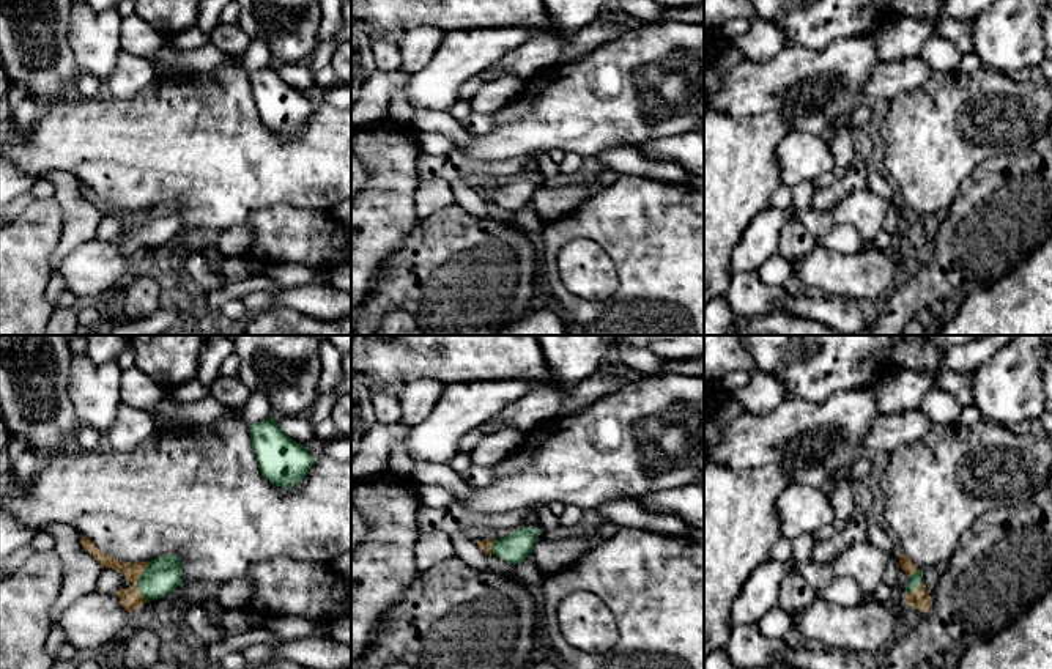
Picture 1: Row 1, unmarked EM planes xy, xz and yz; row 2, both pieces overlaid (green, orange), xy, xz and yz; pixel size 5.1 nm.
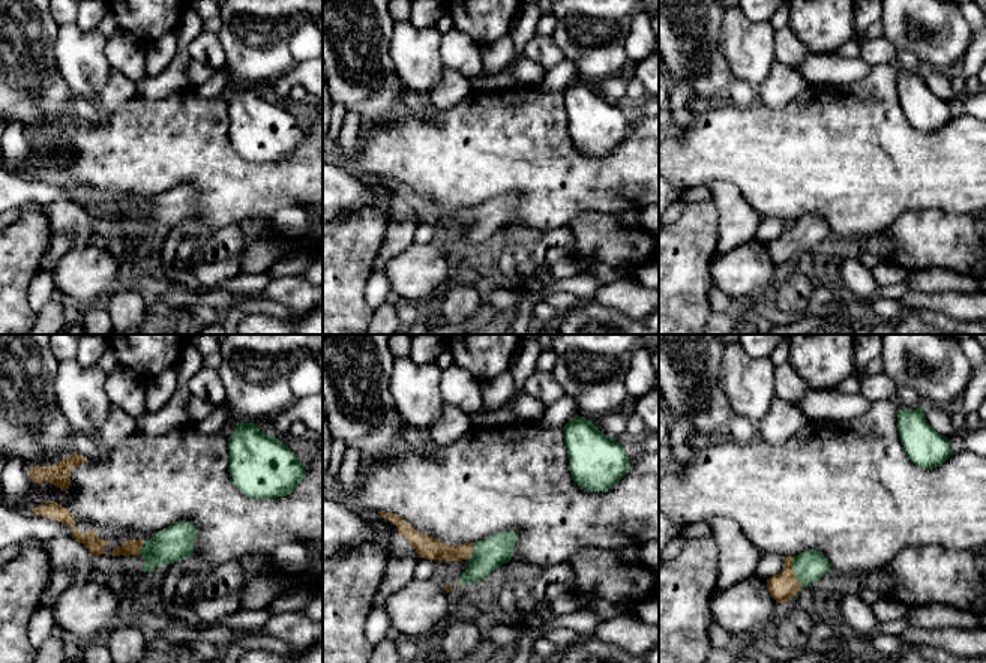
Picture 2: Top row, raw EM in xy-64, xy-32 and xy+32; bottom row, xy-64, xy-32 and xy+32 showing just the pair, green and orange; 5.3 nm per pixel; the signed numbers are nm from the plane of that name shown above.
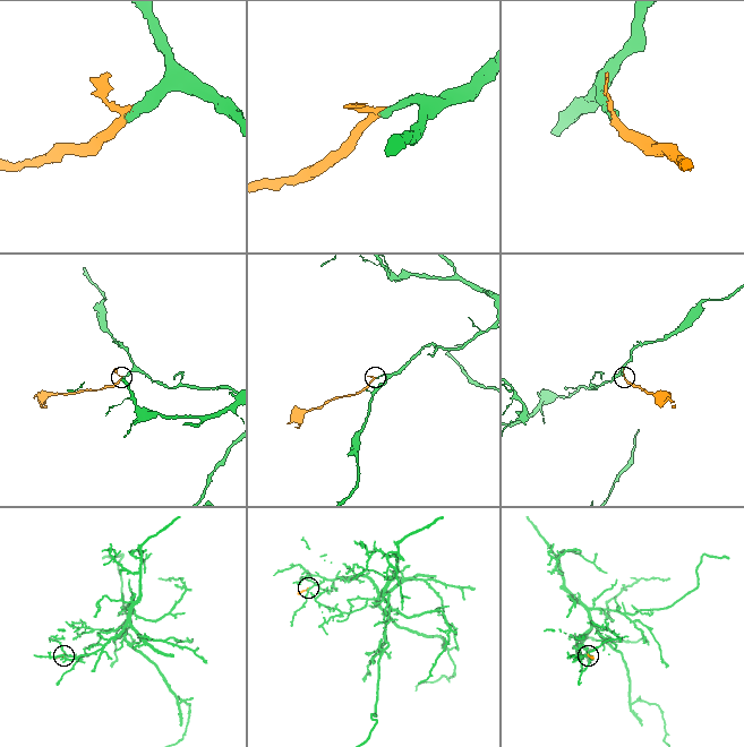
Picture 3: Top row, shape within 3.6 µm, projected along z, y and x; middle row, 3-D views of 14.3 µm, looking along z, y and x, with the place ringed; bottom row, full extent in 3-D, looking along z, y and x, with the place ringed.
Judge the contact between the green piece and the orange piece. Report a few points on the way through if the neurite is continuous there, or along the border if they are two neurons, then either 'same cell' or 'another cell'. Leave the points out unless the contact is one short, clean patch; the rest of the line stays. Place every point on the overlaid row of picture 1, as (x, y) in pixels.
across xy (164, 573), (148, 583), (137, 583), (137, 592), (131, 598) | same cell

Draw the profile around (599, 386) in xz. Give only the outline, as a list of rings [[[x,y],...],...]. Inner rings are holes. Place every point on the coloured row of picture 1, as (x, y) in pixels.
[[[625,365],[617,370],[600,373],[597,371],[589,379],[573,387],[572,395],[564,401],[561,416],[575,416],[594,406],[598,400],[622,389]]]

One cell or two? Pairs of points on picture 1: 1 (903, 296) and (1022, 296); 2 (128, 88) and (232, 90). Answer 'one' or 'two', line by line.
1: two
2: two

